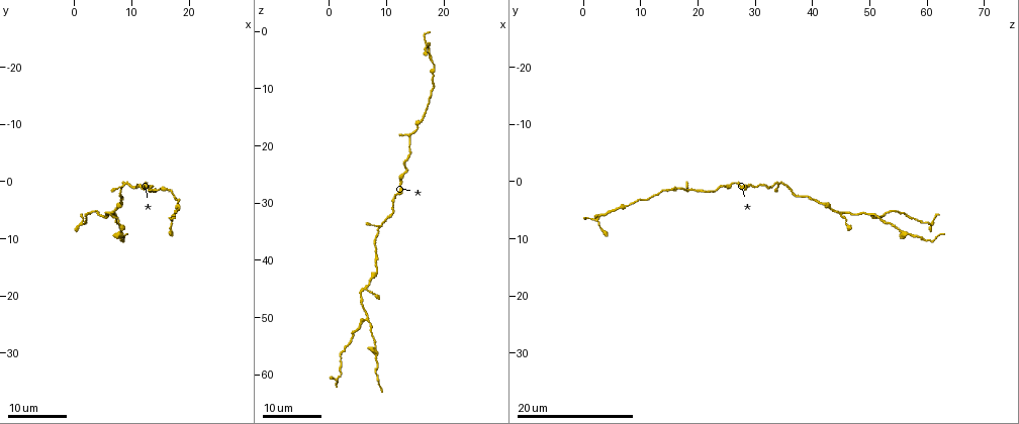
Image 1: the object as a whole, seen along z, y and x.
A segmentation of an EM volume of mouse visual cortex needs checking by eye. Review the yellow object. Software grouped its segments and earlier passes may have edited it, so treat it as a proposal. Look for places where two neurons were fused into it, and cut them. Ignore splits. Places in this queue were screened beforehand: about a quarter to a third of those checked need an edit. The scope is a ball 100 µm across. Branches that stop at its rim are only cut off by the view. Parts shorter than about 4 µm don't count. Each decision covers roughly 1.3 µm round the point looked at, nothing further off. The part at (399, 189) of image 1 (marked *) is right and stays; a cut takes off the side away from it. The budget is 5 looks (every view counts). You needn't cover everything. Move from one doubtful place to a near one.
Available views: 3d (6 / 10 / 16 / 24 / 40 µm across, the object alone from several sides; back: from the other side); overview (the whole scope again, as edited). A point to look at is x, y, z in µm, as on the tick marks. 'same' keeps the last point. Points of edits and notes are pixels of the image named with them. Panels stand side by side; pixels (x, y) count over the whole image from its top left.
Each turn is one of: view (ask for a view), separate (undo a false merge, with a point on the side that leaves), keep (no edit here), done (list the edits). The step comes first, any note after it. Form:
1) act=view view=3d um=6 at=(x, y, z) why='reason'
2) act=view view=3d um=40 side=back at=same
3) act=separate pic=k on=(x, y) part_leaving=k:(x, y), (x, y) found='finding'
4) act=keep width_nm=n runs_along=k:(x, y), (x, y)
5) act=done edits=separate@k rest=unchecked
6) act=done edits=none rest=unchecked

act=view view=3d um=24 at=(13.5, 1.0, 24.5) why='thick turns thin'

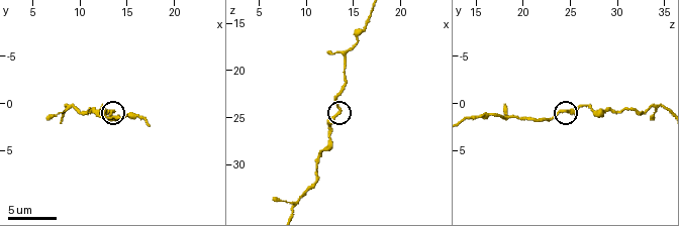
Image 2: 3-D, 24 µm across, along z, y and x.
act=view view=3d um=10 at=(13.2, 0.8, 24.2)

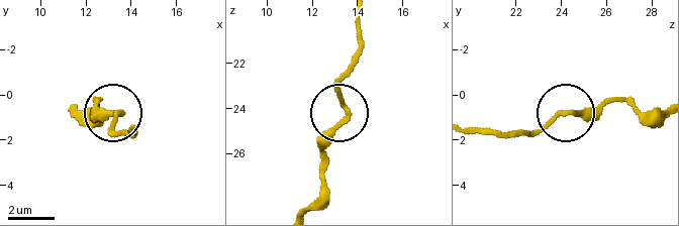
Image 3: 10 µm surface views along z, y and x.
act=view view=3d um=10 side=back at=(13.5, 0.9, 24.2) why='from behind'

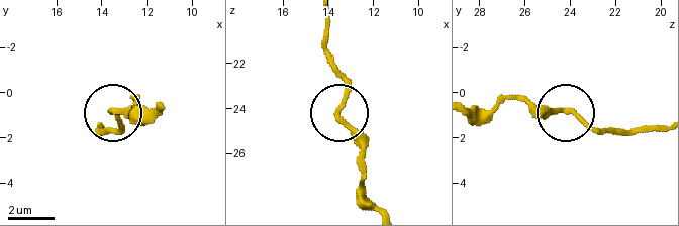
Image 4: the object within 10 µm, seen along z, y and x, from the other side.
act=keep width_nm=200 runs_along=4:(365, 186), (353, 130), (340, 112), (344, 78), (331, 57) found='all the same neuron'

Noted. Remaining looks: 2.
act=view view=3d um=16 at=(8.0, 7.5, 54.5) why='calibre changes'

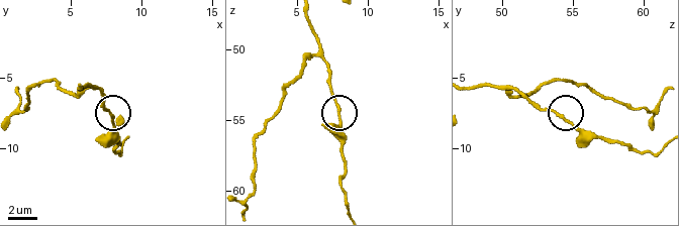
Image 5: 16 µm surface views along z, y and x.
act=view view=3d um=10 at=(7.8, 8.0, 54.4)

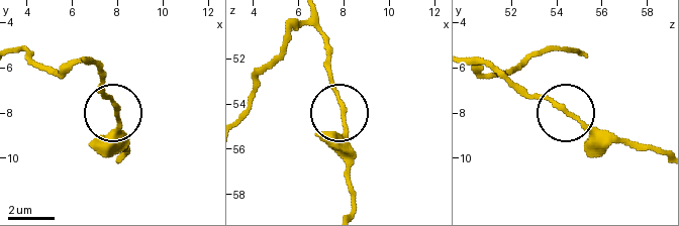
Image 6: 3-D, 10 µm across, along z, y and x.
act=separate pic=6 on=(117, 124) part_leaving=6:(556, 102), (594, 127), (658, 148) found='a second neuron is stuck on'

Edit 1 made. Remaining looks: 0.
act=done edits=separate@6 rest=unchecked

